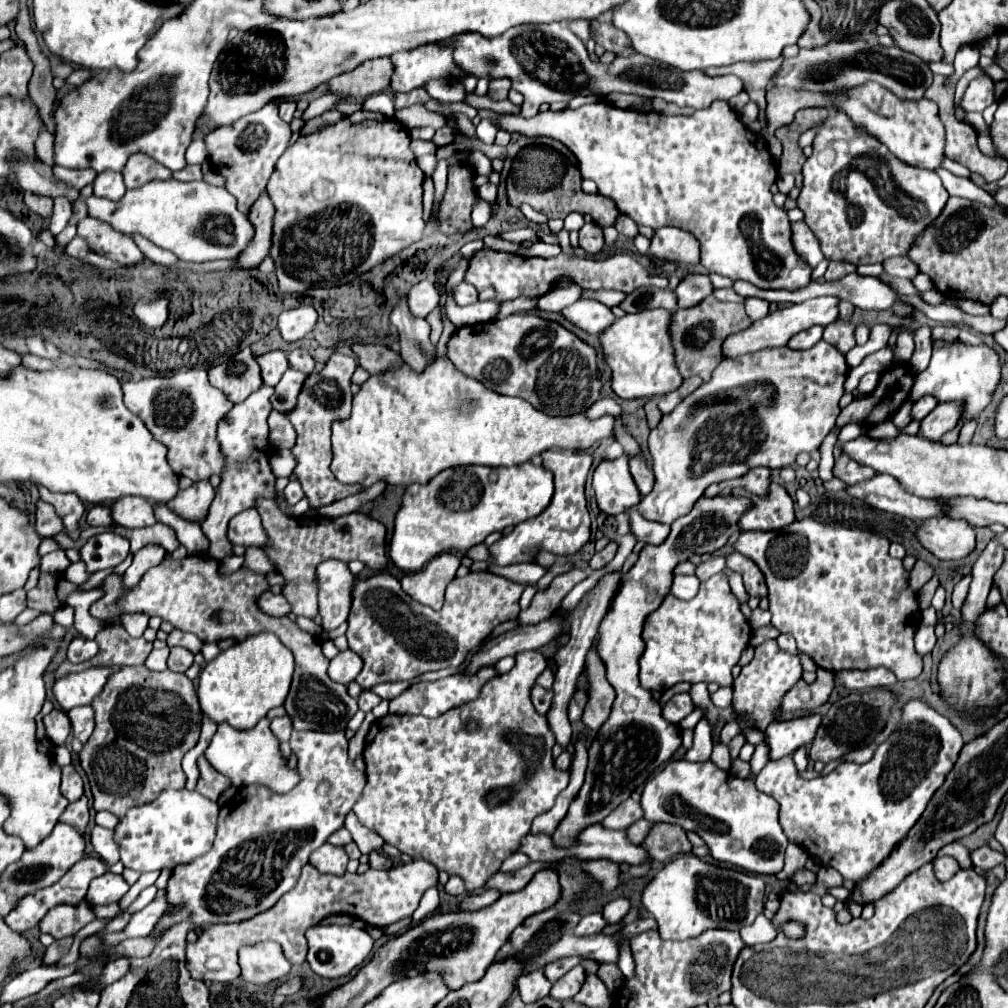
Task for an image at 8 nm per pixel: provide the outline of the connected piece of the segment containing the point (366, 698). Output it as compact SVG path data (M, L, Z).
M362 690L360 692L360 696L358 696L358 708L362 710L362 712L370 712L376 704L380 704L380 696L378 694L374 694L374 692L370 692L370 690Z

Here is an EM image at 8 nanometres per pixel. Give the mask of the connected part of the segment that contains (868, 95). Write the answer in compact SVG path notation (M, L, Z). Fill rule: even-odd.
M868 84L860 90L850 90L848 96L836 98L836 108L844 110L854 122L862 124L868 134L876 136L898 160L926 170L938 170L944 158L944 126L938 116L936 102L928 98L900 100L888 94L882 86Z

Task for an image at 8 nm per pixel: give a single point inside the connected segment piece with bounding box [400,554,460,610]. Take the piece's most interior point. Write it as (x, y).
(427, 586)

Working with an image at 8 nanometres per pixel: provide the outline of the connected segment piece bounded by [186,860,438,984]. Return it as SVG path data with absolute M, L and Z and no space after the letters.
M412 860L410 864L400 864L390 870L366 870L364 874L344 874L328 876L320 874L314 866L306 864L300 874L300 882L284 894L272 910L258 914L252 920L234 922L234 924L216 924L200 930L196 942L186 942L186 968L194 980L202 982L224 982L230 984L238 978L236 954L240 946L258 944L258 942L278 942L282 946L284 958L290 964L302 964L306 960L306 938L304 932L316 926L322 918L332 914L348 914L370 926L386 928L398 920L408 918L422 894L438 884L438 870L426 860Z

